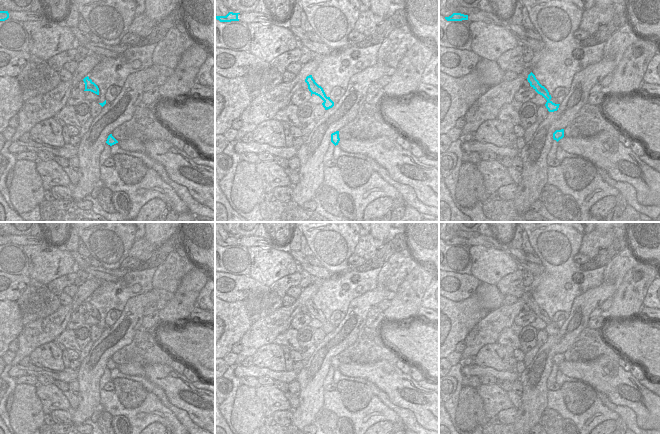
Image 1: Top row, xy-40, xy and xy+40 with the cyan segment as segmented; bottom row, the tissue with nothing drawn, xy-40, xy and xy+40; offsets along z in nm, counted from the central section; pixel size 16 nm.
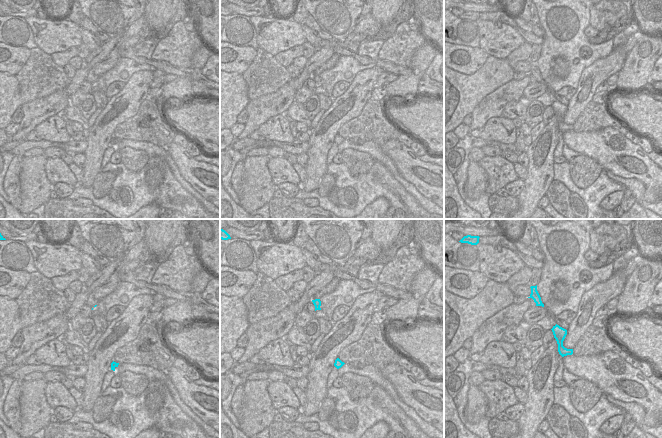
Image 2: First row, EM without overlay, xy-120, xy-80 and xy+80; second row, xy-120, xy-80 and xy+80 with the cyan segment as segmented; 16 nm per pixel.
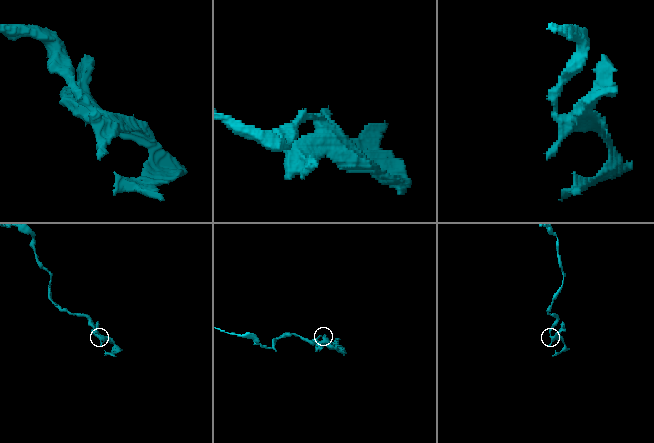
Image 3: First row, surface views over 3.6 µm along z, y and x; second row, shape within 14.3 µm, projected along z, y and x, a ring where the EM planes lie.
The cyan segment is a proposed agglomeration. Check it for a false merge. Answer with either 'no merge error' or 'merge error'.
merge error

